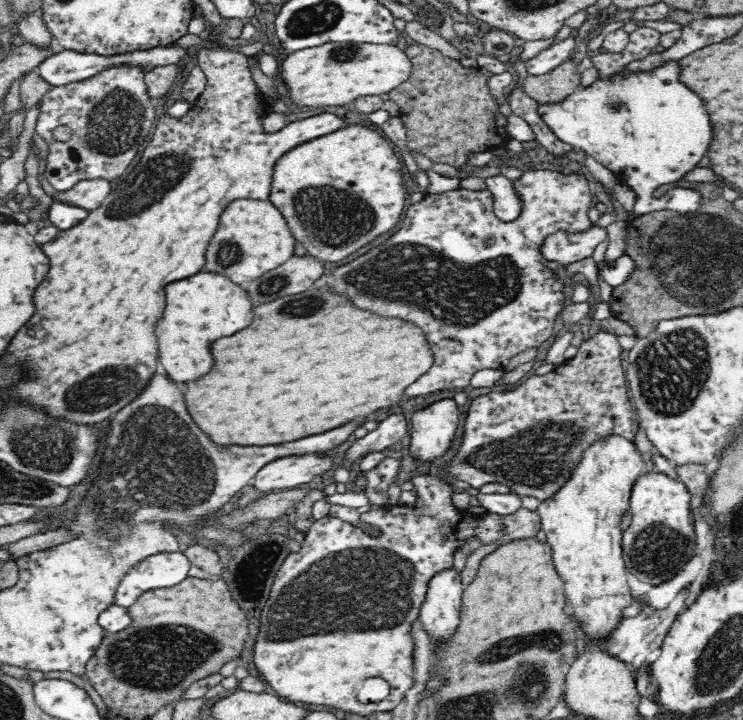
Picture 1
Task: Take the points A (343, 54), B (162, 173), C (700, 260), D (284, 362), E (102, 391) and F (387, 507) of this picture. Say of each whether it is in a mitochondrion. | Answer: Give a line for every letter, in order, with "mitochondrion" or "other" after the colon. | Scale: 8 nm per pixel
A: mitochondrion
B: mitochondrion
C: mitochondrion
D: other
E: mitochondrion
F: other

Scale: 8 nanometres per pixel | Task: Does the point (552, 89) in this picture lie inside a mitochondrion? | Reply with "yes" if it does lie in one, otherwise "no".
no

